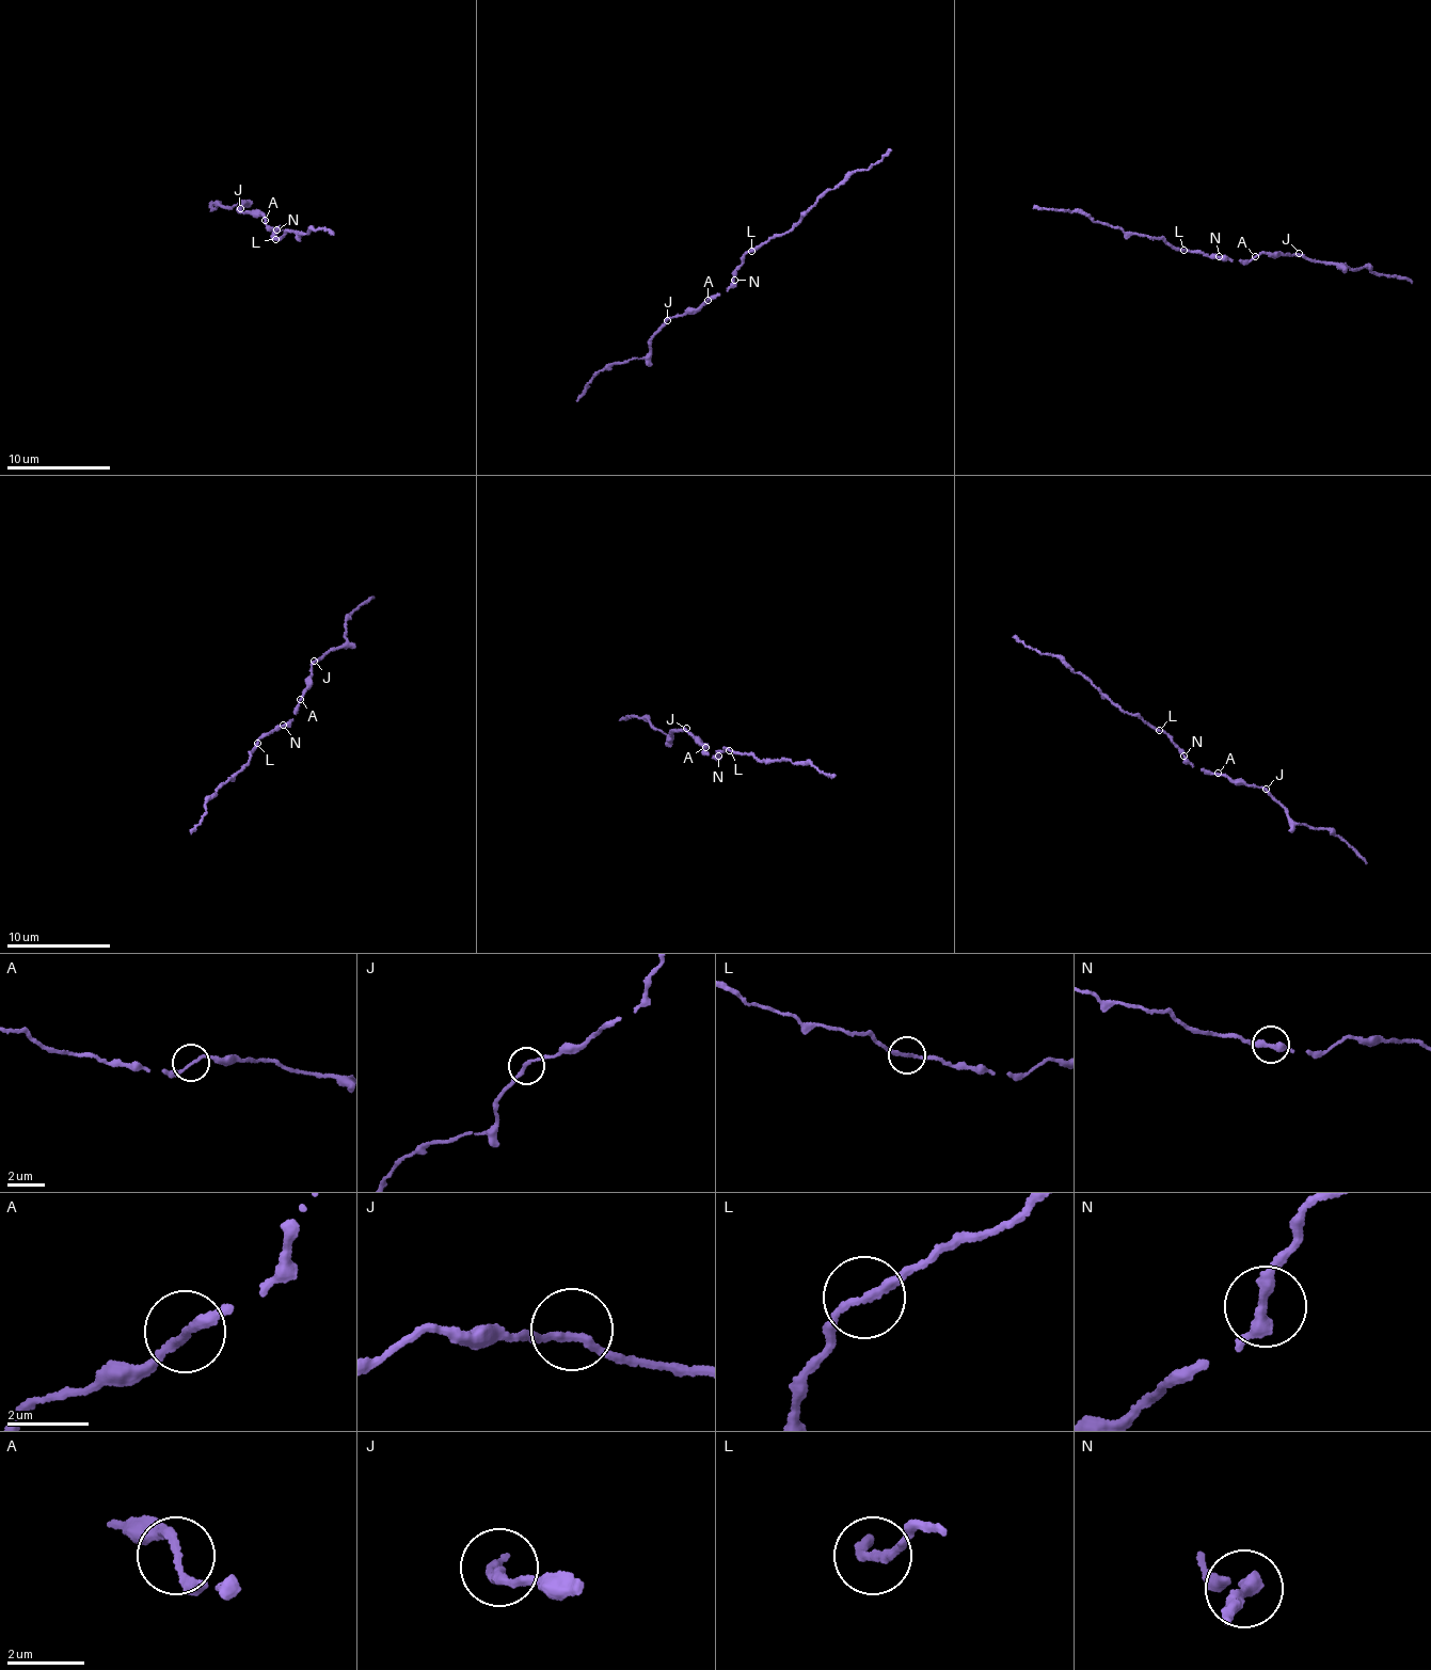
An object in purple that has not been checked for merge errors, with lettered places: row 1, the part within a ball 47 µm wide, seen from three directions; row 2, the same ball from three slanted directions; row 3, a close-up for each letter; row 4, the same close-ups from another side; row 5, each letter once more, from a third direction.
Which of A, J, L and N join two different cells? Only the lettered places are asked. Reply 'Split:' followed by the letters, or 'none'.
Split: L

